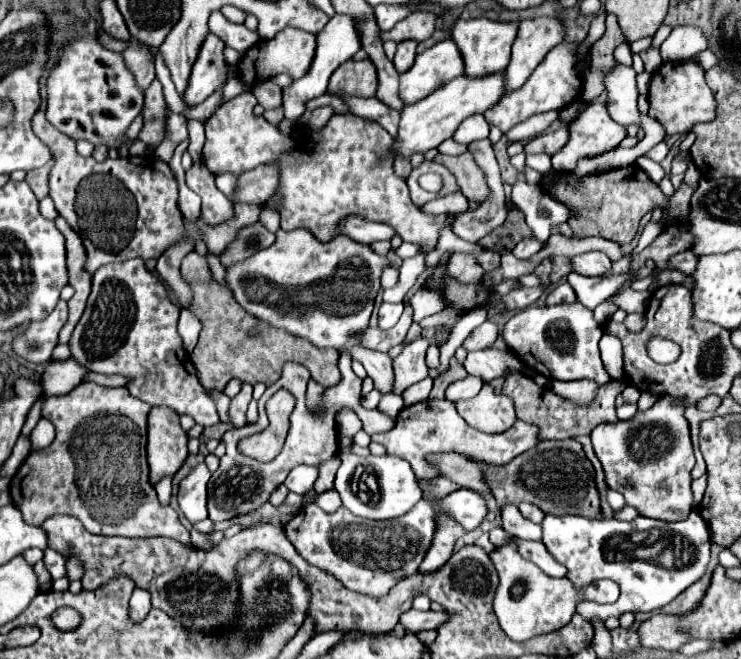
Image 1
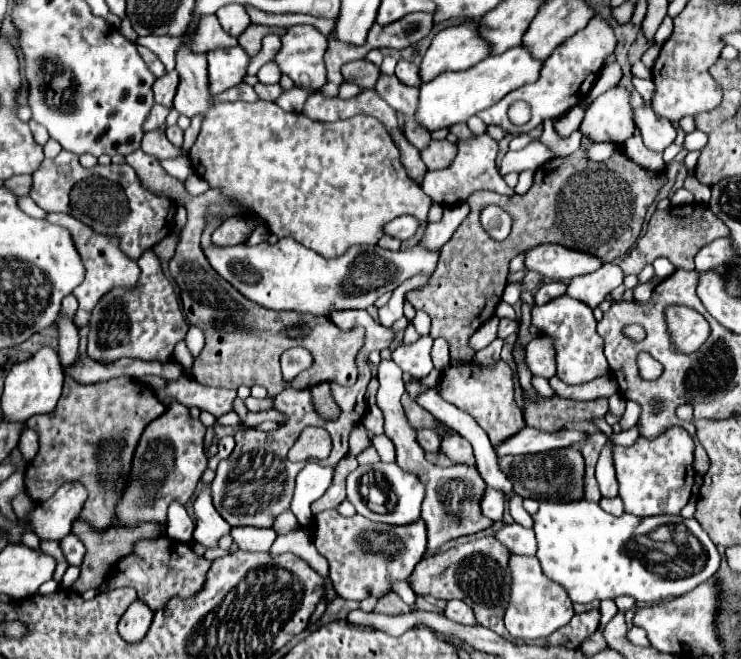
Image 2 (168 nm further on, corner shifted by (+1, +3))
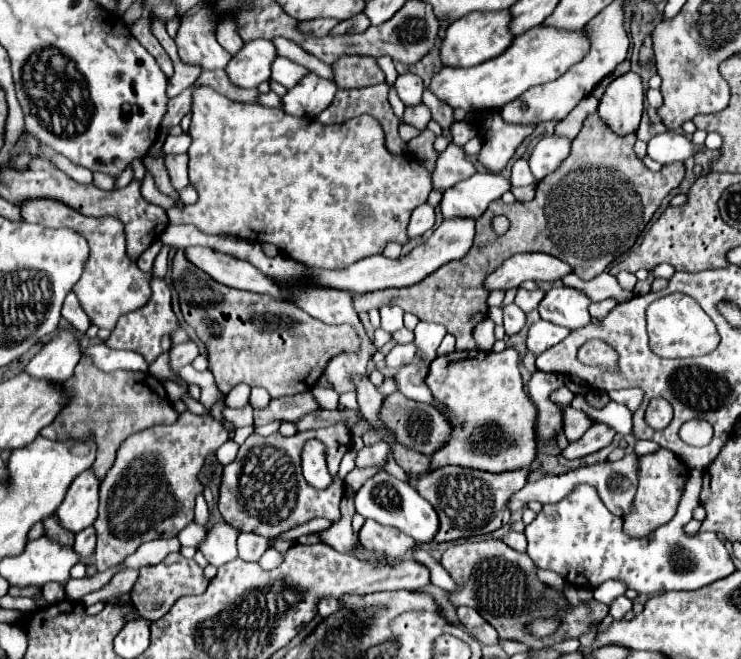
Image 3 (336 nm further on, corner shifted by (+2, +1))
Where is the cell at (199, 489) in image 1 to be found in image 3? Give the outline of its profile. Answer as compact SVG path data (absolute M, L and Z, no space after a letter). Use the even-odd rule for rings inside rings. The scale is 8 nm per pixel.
M211 521L199 551L215 567L229 563L237 557L237 547L235 547L237 535L239 535L239 531L233 525L225 523L225 521Z

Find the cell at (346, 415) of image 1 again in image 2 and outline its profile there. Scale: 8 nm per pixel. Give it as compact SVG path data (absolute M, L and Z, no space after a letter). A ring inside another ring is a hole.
M356 425L350 433L350 455L360 455L364 449L368 449L372 445L370 437L366 435L366 427L364 425Z

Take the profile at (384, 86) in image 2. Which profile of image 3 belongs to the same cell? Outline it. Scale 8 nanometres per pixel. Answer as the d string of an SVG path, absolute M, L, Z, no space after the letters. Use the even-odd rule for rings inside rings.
M419 103L415 107L407 107L403 113L403 123L409 123L417 129L425 129L429 121L431 121L431 113L423 103Z

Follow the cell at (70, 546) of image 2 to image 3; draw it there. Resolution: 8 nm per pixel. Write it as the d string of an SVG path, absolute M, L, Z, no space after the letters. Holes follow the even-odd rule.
M87 527L87 529L83 529L83 531L79 531L75 535L73 549L75 549L75 553L79 555L81 561L85 561L89 555L93 555L93 547L95 547L95 531L93 531L93 527Z

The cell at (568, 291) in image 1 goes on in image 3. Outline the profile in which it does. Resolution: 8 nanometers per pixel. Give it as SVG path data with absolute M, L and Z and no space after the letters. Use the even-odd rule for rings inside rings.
M519 289L517 291L517 297L515 297L515 305L519 305L525 313L537 309L539 301L545 297L545 291L543 289L535 289L535 291L525 291L525 289Z

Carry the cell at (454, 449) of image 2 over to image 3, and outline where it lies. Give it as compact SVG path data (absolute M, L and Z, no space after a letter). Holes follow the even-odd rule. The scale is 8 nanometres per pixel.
M393 393L393 395L387 395L385 401L383 401L383 407L381 407L381 419L395 429L395 435L397 435L397 443L405 445L407 449L413 449L413 451L419 451L423 455L433 455L435 451L439 451L441 447L445 447L445 443L449 443L453 431L451 431L451 425L449 421L433 411L433 407L425 405L425 403L417 403L413 399L407 399L403 393Z

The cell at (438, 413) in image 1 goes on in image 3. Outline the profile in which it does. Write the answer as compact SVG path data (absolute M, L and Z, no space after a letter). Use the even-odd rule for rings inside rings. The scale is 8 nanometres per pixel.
M595 423L581 439L571 441L571 443L565 447L563 455L565 455L567 459L585 457L585 455L589 455L589 453L595 453L595 451L607 447L613 437L615 437L615 431L613 431L611 427L607 427L607 425L603 425L603 423Z

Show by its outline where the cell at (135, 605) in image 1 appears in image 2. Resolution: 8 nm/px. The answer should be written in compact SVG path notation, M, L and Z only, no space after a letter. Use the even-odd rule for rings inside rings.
M136 599L128 611L122 615L118 623L118 633L126 643L138 643L148 633L152 623L152 611L148 605L144 605L140 599Z

